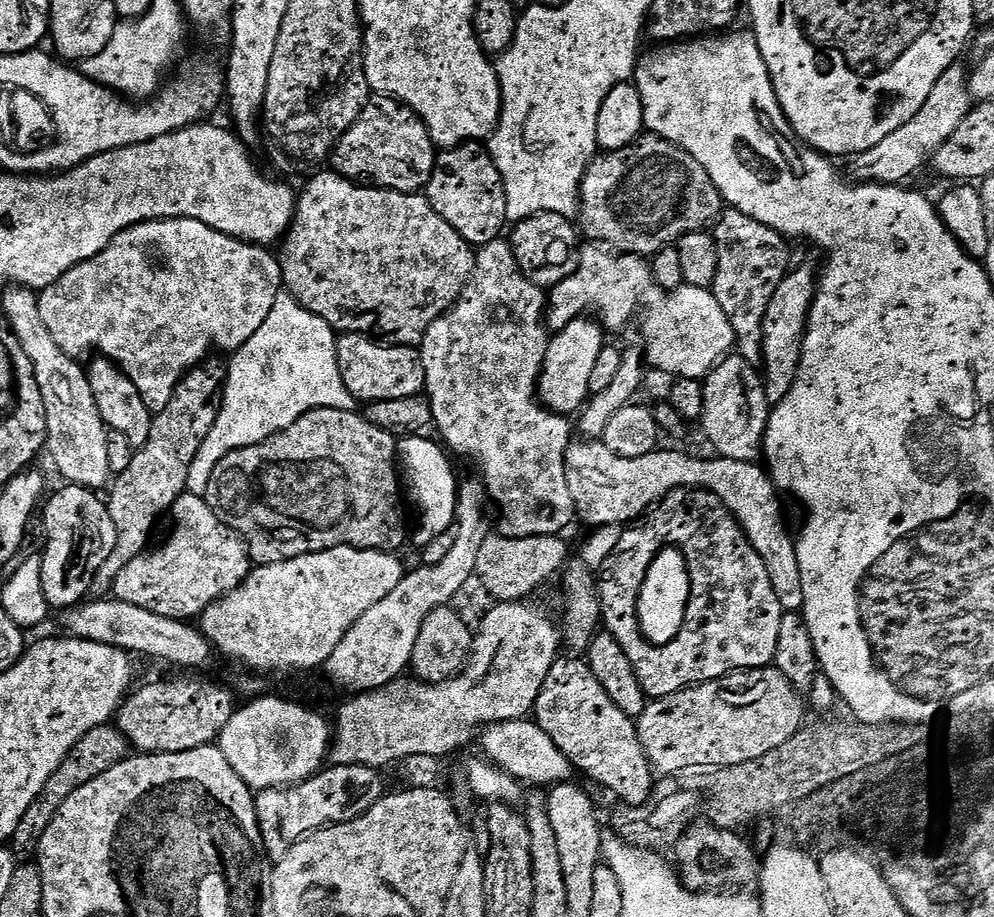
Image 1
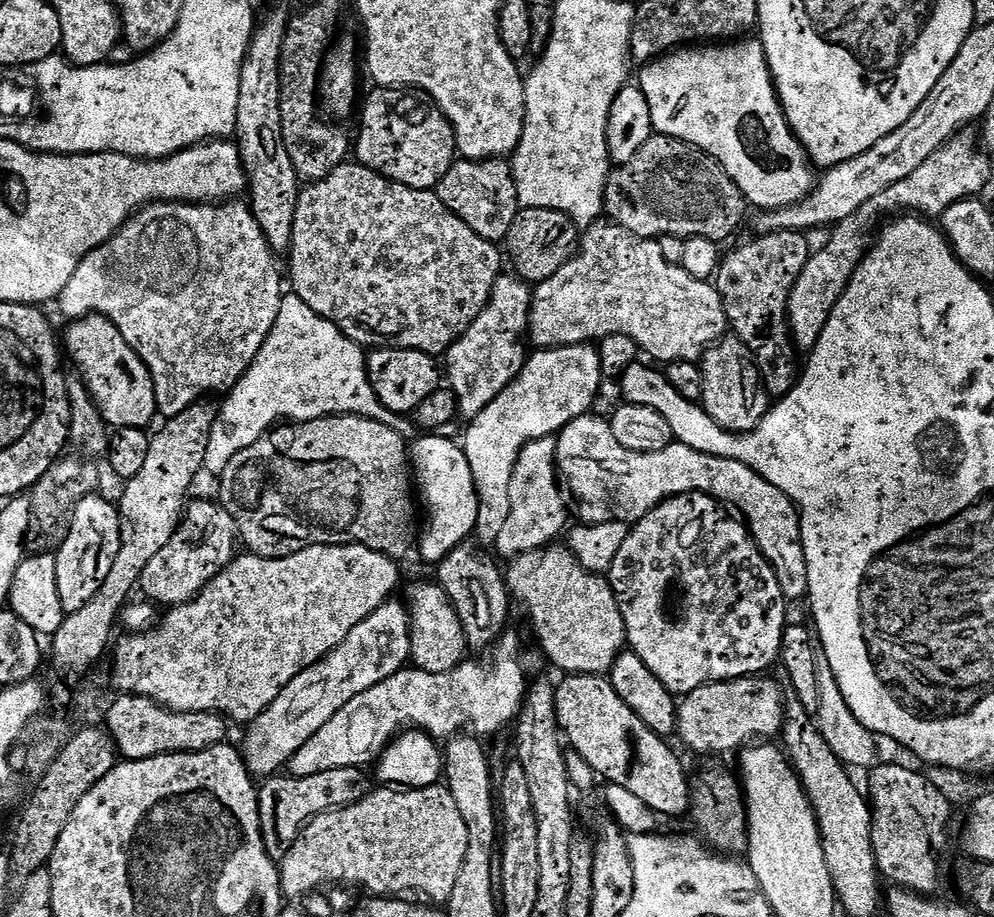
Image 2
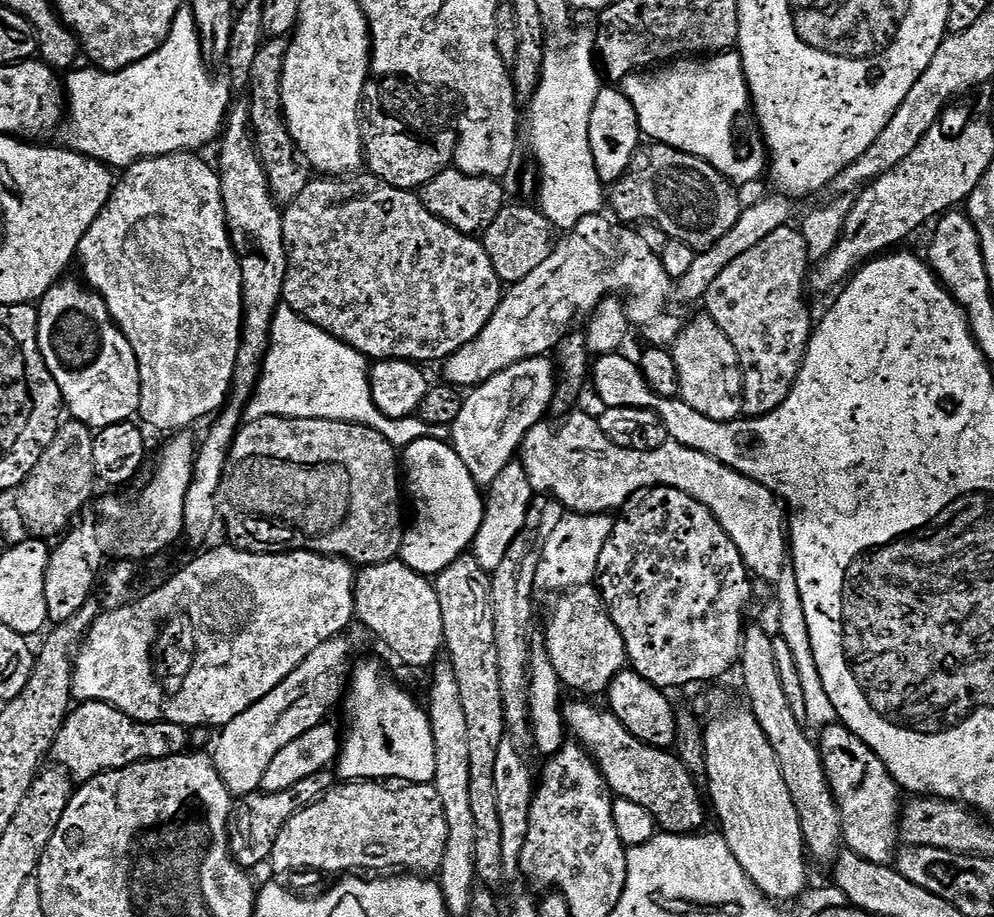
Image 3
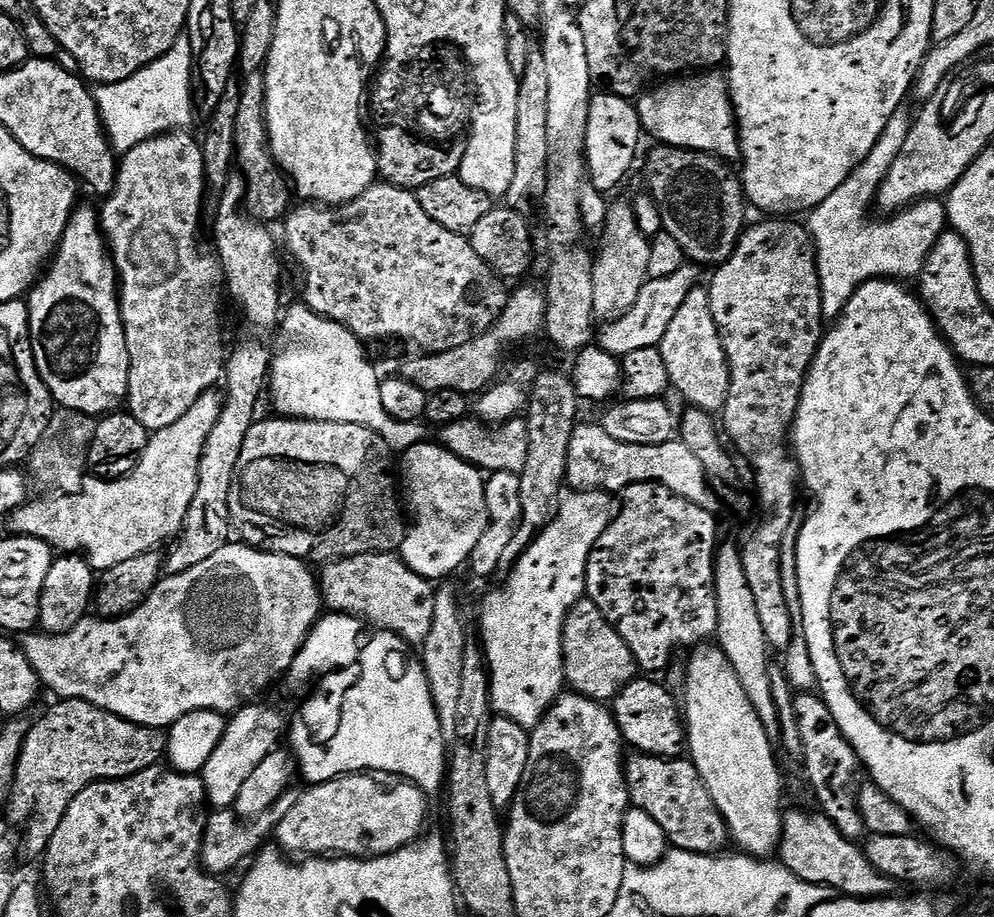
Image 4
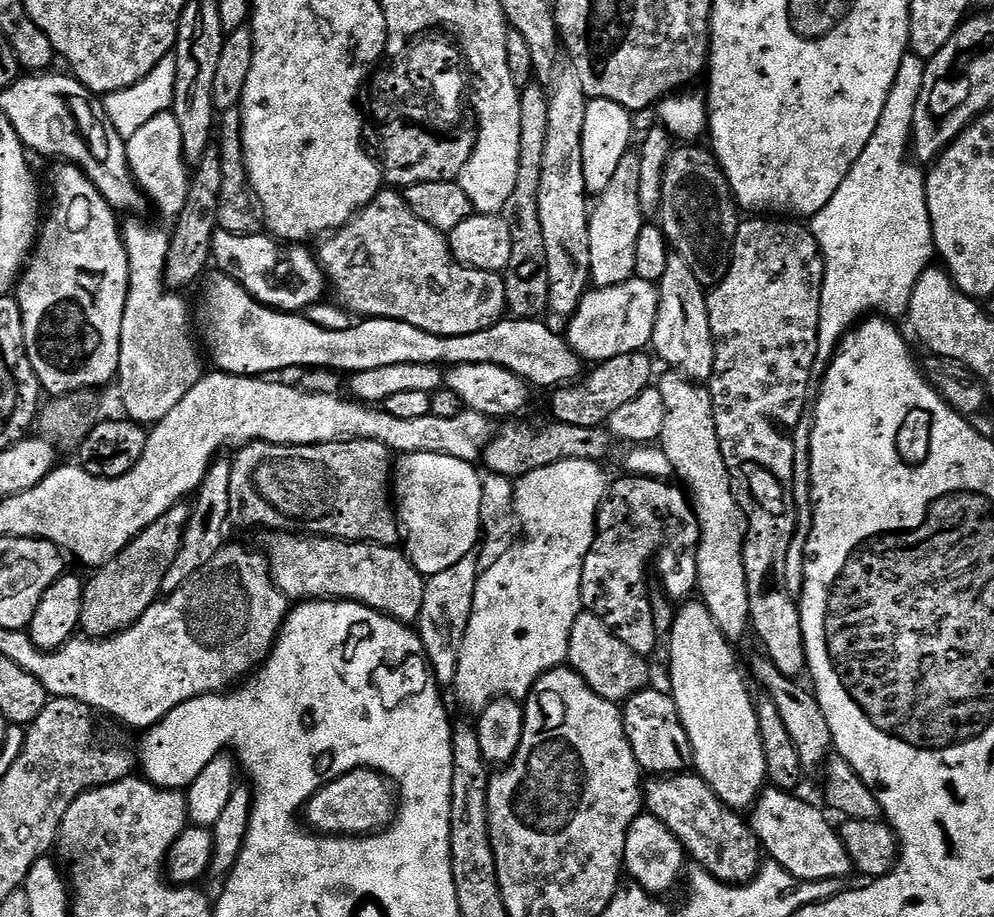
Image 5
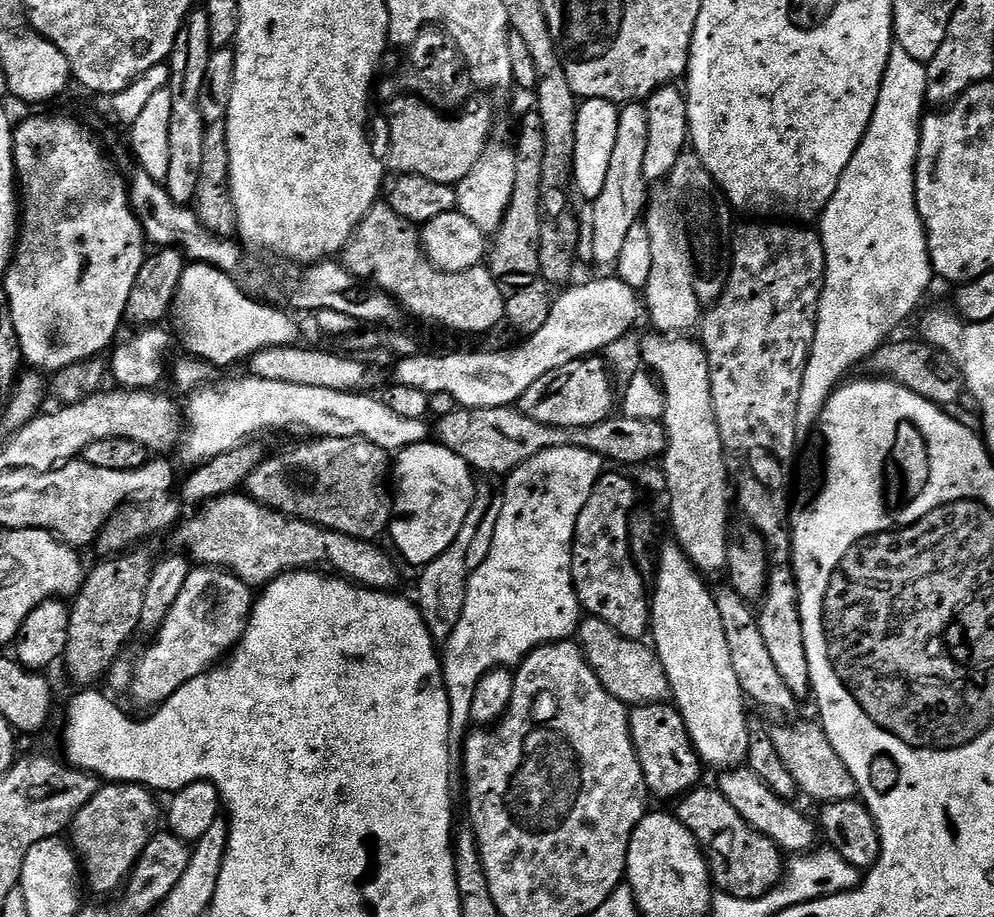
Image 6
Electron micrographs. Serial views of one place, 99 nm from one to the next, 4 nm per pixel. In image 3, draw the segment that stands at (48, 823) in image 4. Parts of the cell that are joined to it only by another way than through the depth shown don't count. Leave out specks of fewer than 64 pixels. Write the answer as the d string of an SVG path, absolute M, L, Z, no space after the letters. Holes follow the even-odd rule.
M97 700L80 702L75 705L58 730L56 741L51 748L51 759L63 768L73 781L83 782L101 776L103 772L113 772L119 768L129 768L147 760L161 760L187 753L190 748L189 729L181 724L162 722L151 724L127 716L113 704L103 704Z

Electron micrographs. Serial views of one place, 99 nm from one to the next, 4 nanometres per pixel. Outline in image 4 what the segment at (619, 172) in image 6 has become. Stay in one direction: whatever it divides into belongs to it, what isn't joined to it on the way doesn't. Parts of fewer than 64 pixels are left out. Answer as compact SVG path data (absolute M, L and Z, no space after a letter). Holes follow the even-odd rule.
M626 199L613 203L608 209L602 229L604 245L596 252L593 266L594 302L593 310L601 321L607 322L626 314L638 298L642 286L647 284L650 266L650 240L638 230L634 210Z

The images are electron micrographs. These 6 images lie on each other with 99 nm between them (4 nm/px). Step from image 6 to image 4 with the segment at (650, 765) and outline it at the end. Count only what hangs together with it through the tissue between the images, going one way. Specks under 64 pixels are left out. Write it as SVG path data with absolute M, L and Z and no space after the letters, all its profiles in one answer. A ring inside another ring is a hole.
M655 679L631 680L616 695L610 711L616 717L620 734L629 749L646 756L661 756L667 760L675 760L686 748L686 728L682 723L682 712L678 707L677 697L675 700L662 685L655 684L652 680Z

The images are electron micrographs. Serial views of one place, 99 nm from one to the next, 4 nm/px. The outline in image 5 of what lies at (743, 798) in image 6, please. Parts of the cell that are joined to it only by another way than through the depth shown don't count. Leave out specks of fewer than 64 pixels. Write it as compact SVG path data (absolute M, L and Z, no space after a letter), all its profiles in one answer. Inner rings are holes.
M773 786L761 791L751 809L750 823L763 851L771 855L773 863L781 865L799 880L817 882L845 878L853 867L842 846L839 831L828 822L822 811L796 796Z

